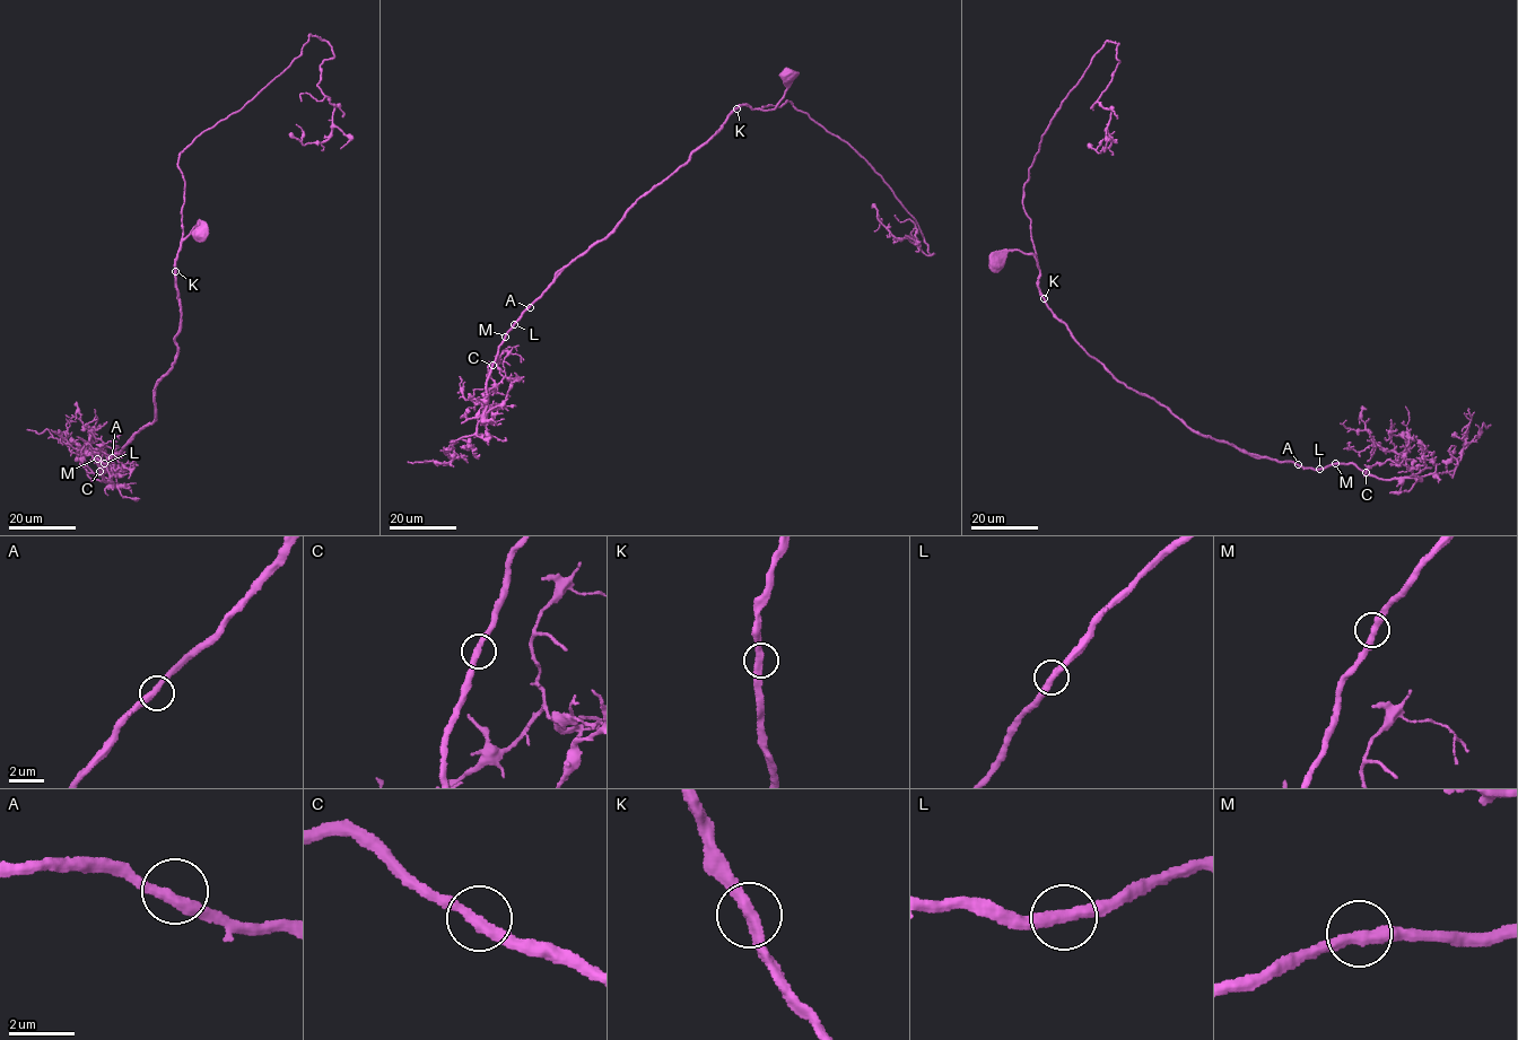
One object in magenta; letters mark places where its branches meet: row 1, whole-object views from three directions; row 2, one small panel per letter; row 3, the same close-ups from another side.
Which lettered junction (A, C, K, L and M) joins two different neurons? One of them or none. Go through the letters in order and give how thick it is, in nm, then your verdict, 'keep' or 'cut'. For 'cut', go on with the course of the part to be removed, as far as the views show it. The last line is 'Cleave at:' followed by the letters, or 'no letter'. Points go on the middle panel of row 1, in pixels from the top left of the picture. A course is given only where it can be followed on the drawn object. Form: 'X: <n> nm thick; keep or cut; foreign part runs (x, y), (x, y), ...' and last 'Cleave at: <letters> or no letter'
A: 360 nm thick; keep
C: 320 nm thick; keep
K: 360 nm thick; keep
L: 360 nm thick; keep
M: 360 nm thick; keep
Cleave at: no letter

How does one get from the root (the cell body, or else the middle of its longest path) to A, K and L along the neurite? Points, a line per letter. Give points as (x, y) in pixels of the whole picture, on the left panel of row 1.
A: (200, 233), (198, 221), (177, 252), (177, 355), (155, 389), (156, 416), (112, 457)
K: (200, 233), (198, 221), (181, 244), (175, 270)
L: (200, 233), (198, 221), (177, 252), (177, 355), (155, 389), (156, 416), (104, 463)

